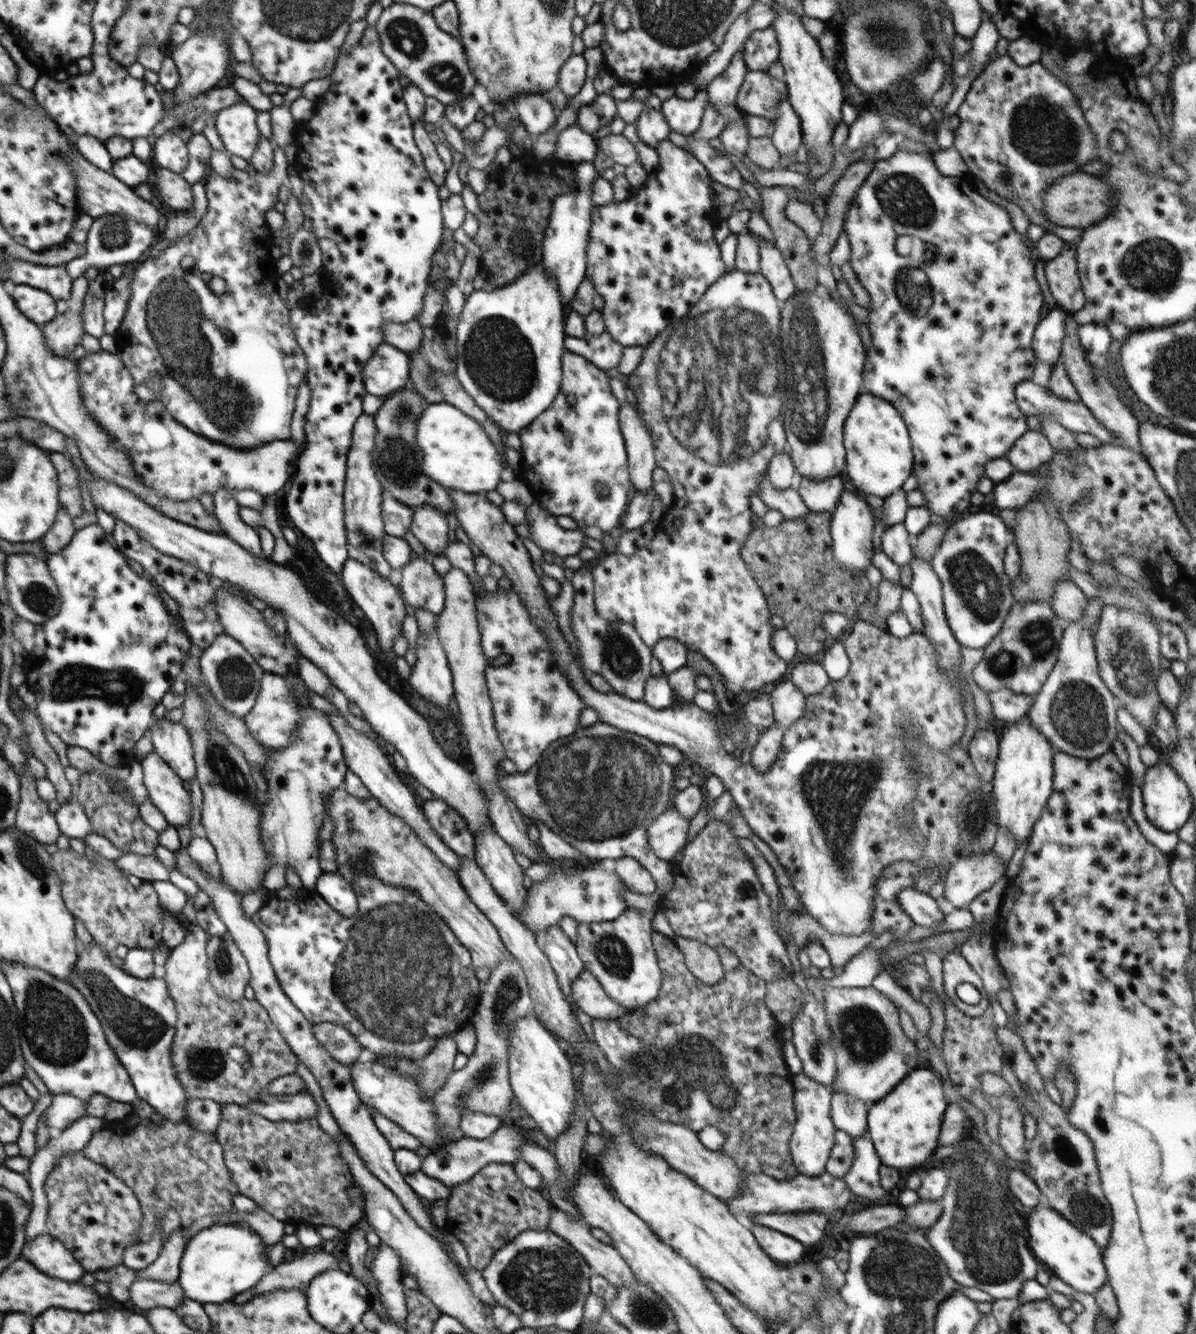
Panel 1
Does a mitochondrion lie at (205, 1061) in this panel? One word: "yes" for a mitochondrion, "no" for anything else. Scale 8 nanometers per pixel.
yes

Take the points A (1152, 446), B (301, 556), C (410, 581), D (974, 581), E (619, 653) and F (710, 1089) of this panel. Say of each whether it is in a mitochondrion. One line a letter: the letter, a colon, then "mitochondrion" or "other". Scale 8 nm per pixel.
A: other
B: other
C: other
D: mitochondrion
E: mitochondrion
F: mitochondrion

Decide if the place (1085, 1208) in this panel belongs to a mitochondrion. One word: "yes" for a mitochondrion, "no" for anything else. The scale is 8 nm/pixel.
yes

